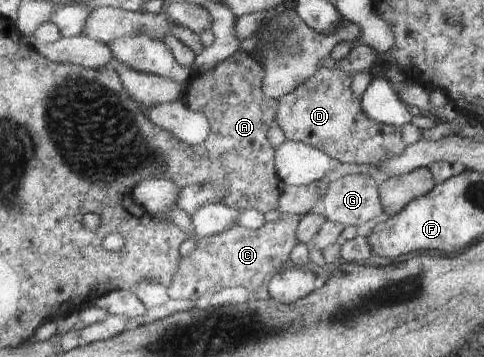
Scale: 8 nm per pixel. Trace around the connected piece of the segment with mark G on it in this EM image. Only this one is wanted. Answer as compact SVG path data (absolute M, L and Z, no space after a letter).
M366 175L341 176L340 179L330 182L327 186L317 211L319 210L327 220L339 222L344 227L359 224L362 226L384 212L379 193L379 181Z

